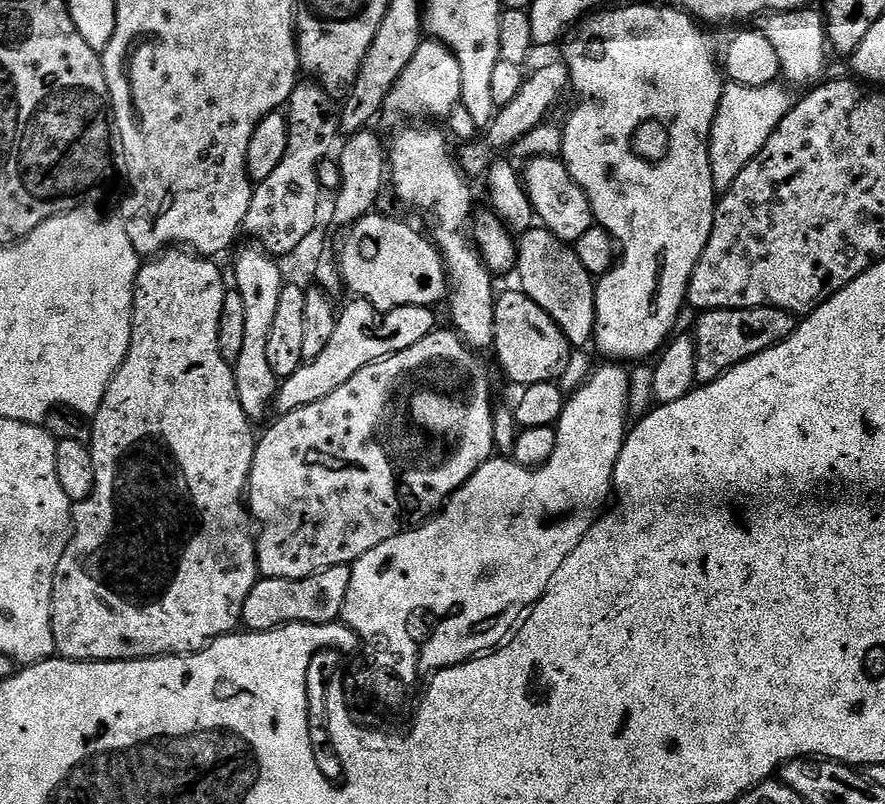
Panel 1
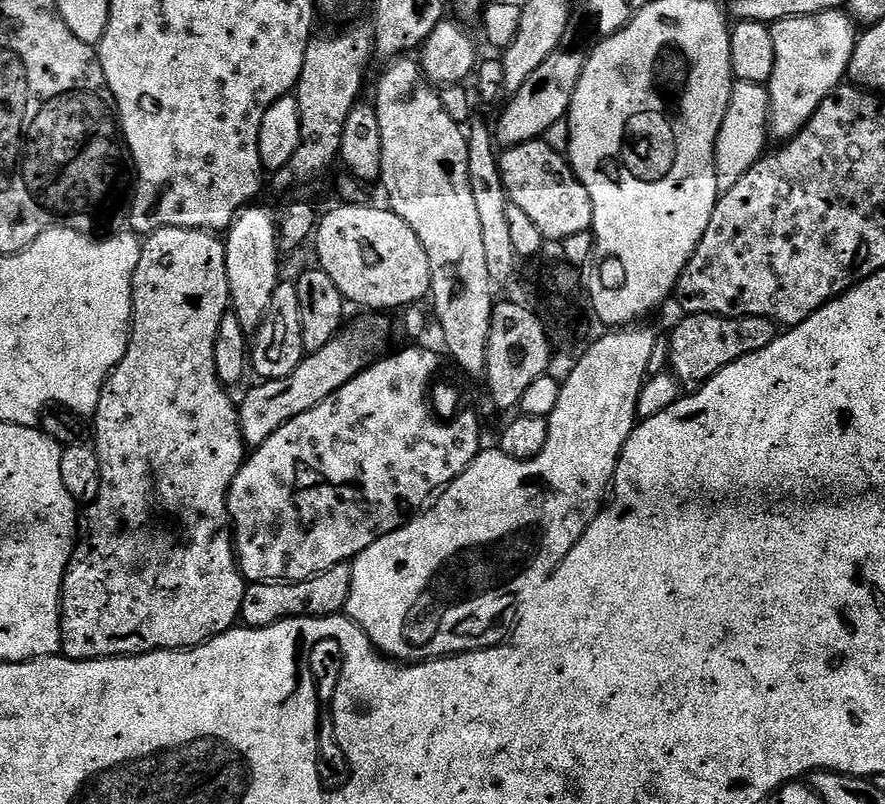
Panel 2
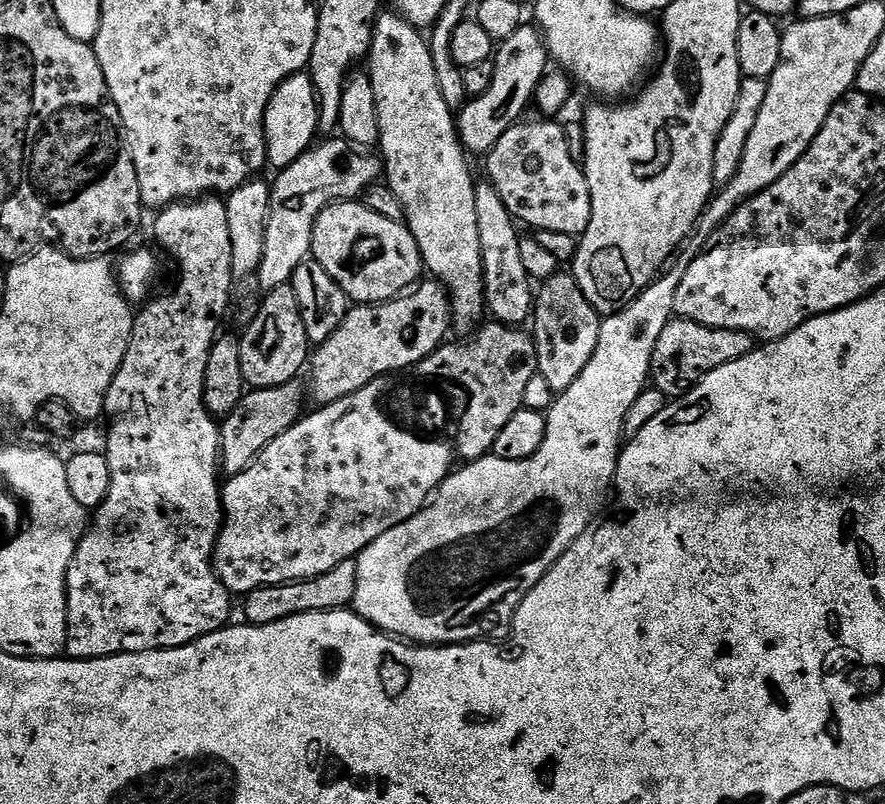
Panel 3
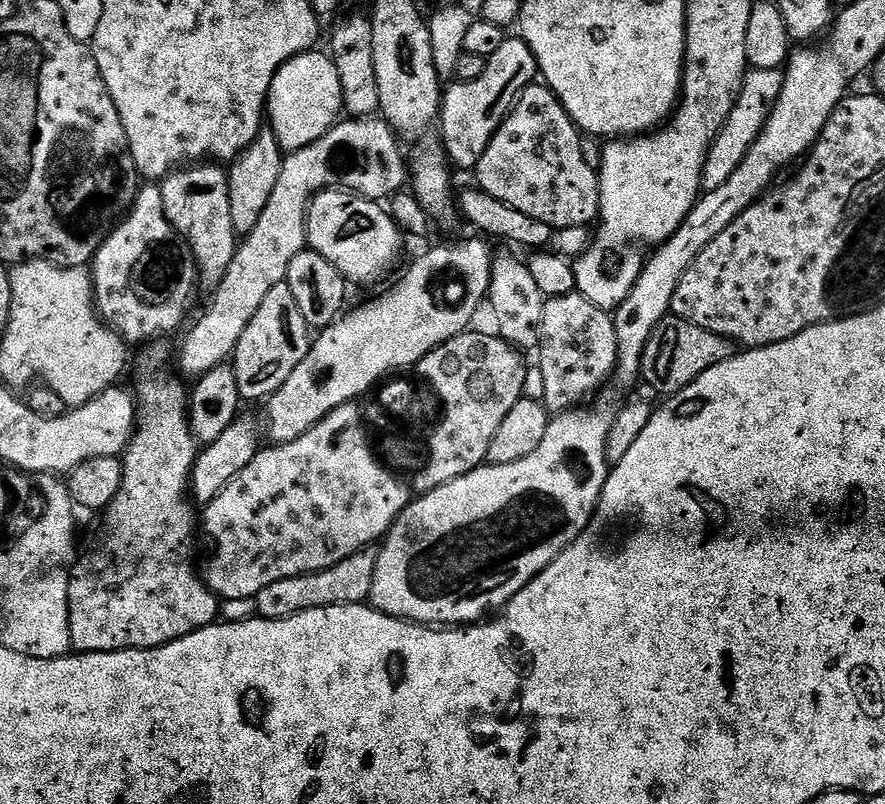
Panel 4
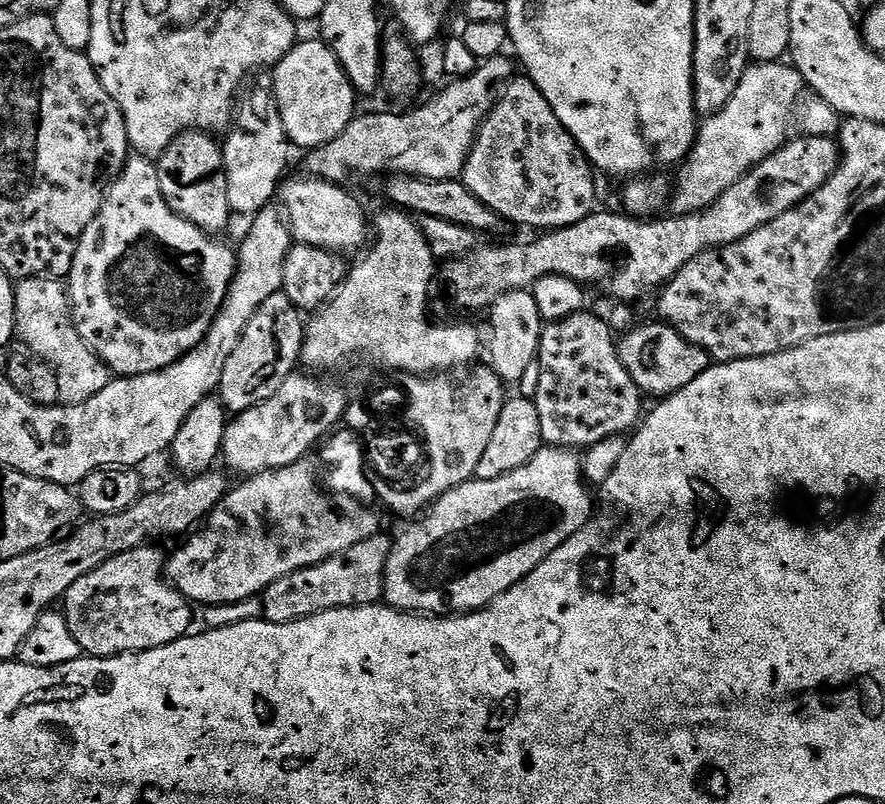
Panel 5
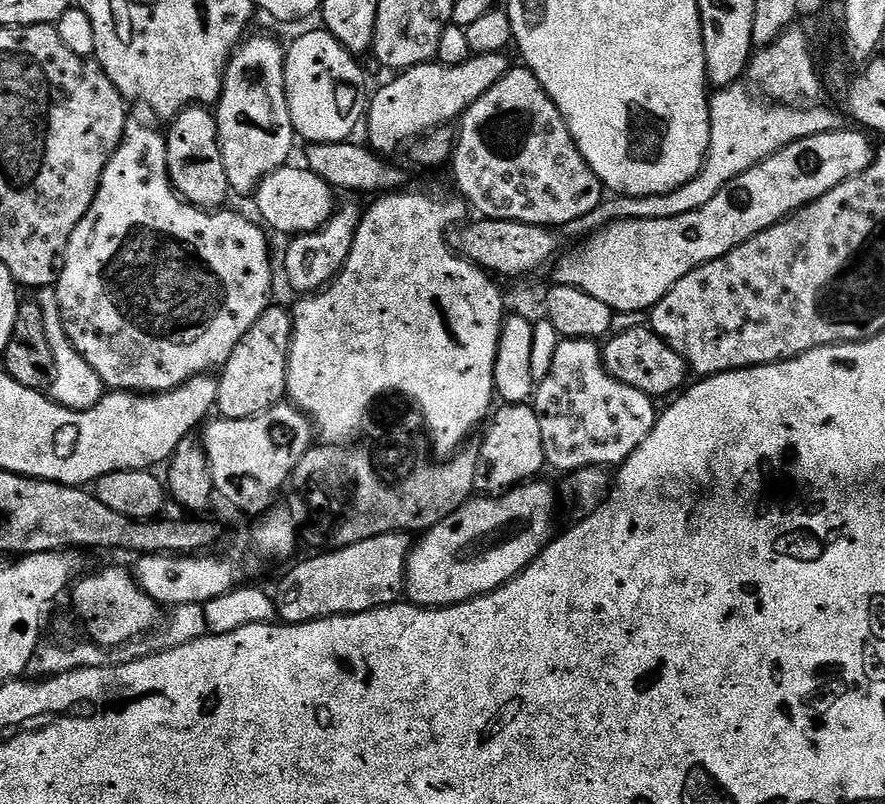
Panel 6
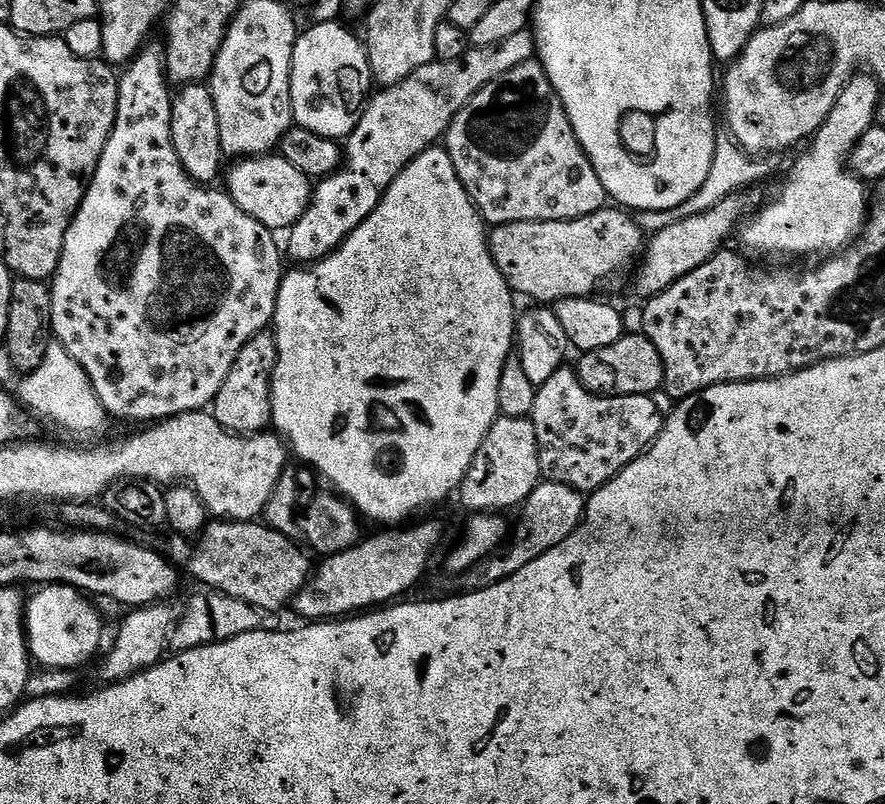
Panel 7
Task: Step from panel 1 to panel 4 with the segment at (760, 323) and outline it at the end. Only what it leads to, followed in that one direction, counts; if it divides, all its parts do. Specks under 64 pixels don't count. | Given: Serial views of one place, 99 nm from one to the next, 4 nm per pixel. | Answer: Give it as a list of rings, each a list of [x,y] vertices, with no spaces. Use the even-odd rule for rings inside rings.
[[[669,315],[656,327],[654,334],[650,334],[650,342],[646,342],[640,362],[640,375],[643,383],[646,382],[654,391],[661,392],[661,397],[677,396],[679,392],[686,390],[686,386],[695,382],[703,372],[710,370],[710,366],[718,366],[718,362],[726,362],[733,352],[733,345],[723,340],[721,336],[702,330],[700,326],[694,326],[685,320],[679,320],[677,316]]]

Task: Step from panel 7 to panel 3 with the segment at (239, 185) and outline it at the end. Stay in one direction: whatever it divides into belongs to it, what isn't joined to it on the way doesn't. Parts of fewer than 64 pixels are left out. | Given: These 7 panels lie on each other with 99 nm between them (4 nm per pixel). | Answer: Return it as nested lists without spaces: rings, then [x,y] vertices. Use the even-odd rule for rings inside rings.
[[[337,202],[318,214],[310,256],[342,286],[349,301],[357,305],[385,304],[409,291],[421,279],[420,247],[408,225],[382,218],[382,214],[374,214],[362,202]]]

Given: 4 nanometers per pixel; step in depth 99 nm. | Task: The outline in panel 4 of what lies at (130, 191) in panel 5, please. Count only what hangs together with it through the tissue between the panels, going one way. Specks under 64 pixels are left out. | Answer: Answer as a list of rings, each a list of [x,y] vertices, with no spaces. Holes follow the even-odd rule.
[[[148,182],[145,188],[132,197],[132,207],[128,209],[124,220],[115,225],[105,235],[102,246],[92,257],[90,275],[92,278],[92,294],[94,307],[99,319],[106,322],[107,327],[115,335],[129,345],[147,345],[156,342],[159,336],[168,336],[176,332],[184,324],[188,311],[192,308],[192,295],[198,289],[198,269],[185,243],[176,235],[170,226],[166,214],[162,210],[162,194],[155,183]]]

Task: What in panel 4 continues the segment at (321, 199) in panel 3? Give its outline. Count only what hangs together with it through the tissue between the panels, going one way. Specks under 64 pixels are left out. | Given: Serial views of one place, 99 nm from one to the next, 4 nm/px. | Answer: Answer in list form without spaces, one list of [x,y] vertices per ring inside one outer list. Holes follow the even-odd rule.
[[[344,118],[318,142],[302,146],[302,150],[285,155],[278,182],[270,193],[270,202],[258,218],[258,226],[239,241],[234,262],[211,293],[212,301],[192,328],[180,348],[180,368],[191,378],[199,378],[214,366],[225,363],[235,353],[238,342],[250,326],[250,318],[258,314],[262,298],[274,286],[288,279],[290,262],[308,243],[306,218],[308,204],[319,192],[339,190],[351,192],[361,200],[387,201],[401,191],[410,180],[410,164],[400,153],[401,141],[382,118]]]

